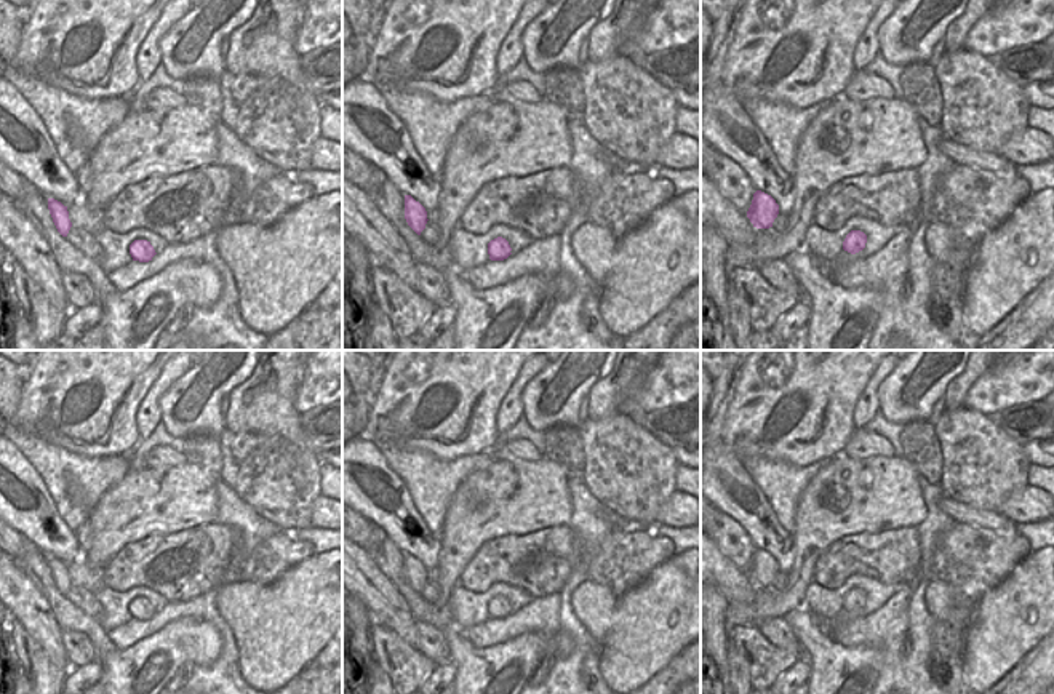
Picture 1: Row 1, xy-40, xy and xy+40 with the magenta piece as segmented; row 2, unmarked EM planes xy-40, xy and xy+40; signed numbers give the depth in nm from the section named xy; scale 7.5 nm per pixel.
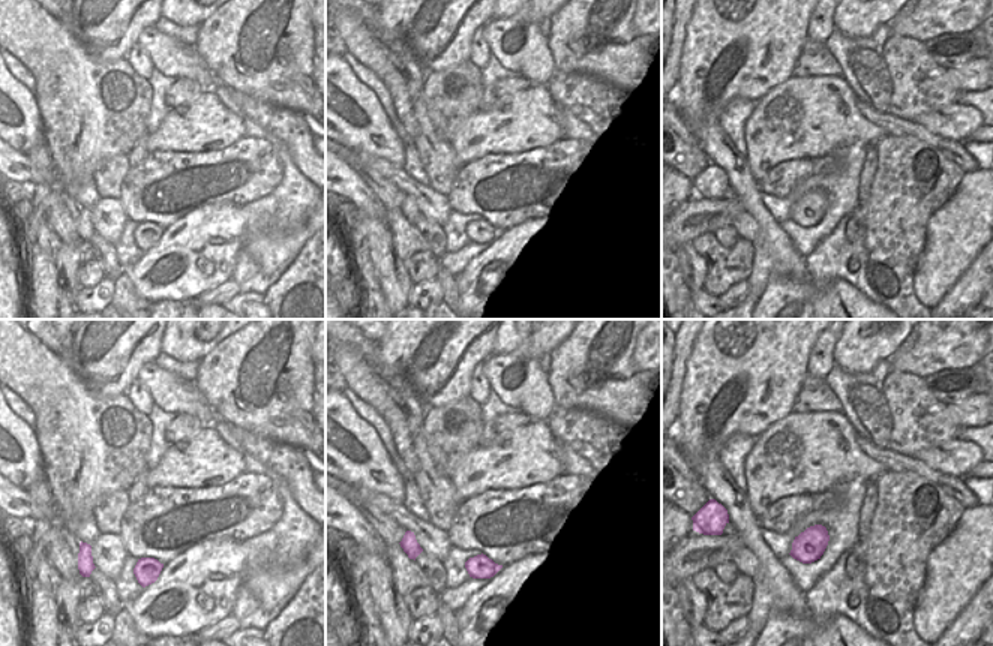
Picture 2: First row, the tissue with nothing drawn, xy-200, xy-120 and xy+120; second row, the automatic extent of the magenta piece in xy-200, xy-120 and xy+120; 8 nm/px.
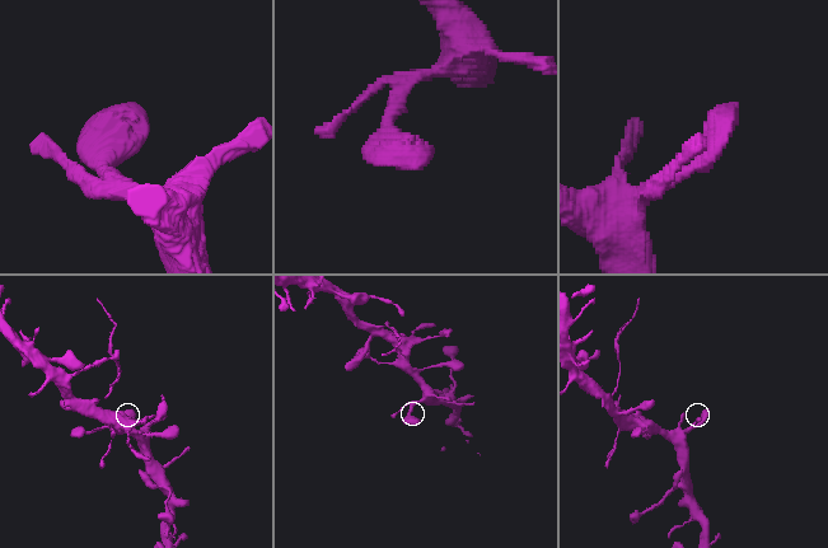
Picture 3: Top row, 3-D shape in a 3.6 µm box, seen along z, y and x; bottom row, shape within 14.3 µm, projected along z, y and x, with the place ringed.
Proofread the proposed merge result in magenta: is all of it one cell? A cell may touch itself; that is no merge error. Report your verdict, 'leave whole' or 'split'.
leave whole

